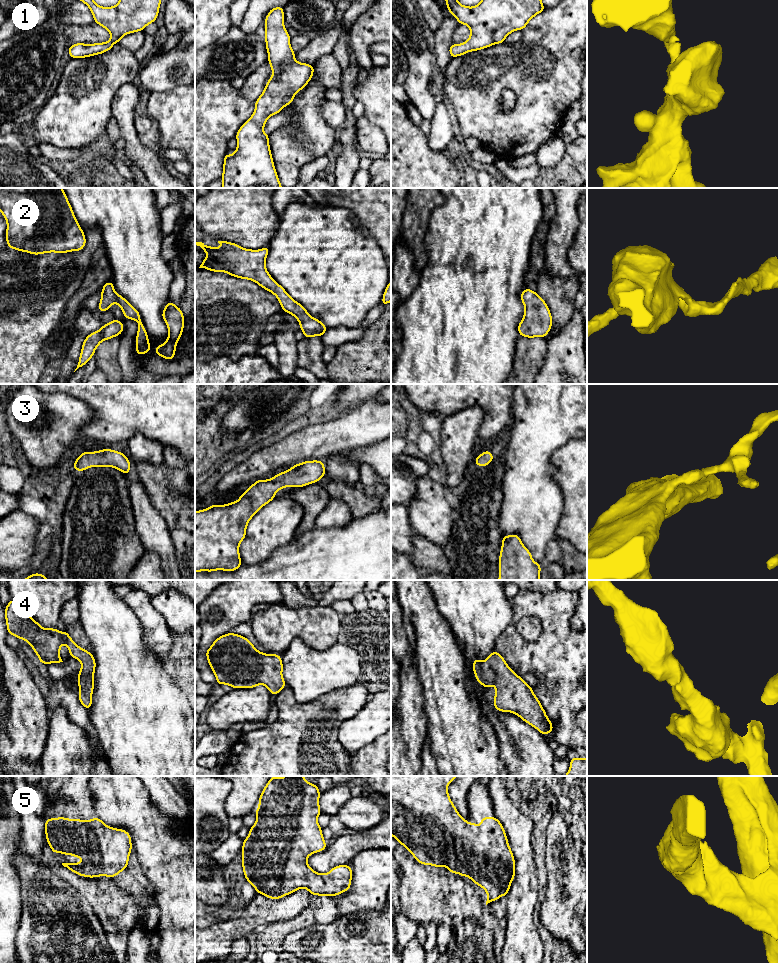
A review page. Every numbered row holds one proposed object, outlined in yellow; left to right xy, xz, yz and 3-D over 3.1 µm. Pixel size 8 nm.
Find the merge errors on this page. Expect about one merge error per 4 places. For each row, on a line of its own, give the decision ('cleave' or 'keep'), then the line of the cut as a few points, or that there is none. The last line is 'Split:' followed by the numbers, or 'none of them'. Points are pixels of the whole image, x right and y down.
1: keep | no cut
2: keep | no cut
3: keep | no cut
4: keep | no cut
5: keep | no cut
Split: none of them

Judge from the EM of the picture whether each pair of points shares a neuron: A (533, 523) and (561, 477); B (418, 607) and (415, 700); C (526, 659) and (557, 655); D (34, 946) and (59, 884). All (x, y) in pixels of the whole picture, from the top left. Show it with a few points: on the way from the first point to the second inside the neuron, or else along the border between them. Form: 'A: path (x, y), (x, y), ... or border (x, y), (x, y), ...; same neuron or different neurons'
A: border (551, 461), (563, 507); different neurons
B: border (415, 667), (422, 693); different neurons
C: path (534, 658), (549, 658); same neuron
D: path (48, 931), (48, 927), (51, 924), (51, 899); same neuron

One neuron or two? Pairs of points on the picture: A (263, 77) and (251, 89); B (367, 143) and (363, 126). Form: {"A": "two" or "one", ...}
{"A": "one", "B": "one"}

